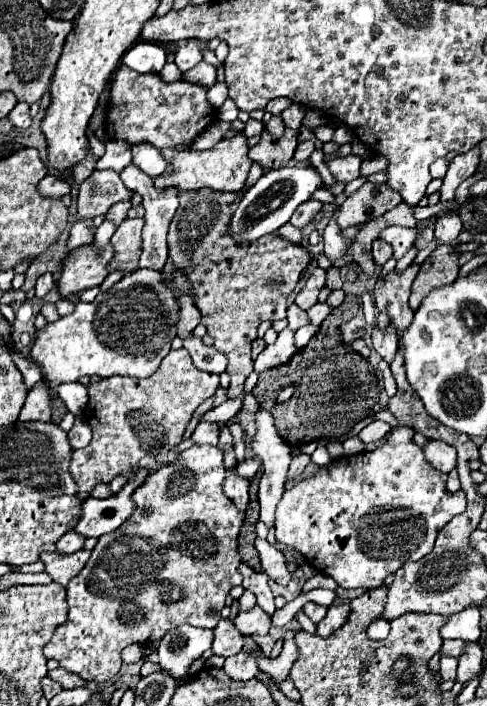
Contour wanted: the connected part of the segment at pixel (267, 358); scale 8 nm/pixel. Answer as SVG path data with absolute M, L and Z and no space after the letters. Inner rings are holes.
M282 330L276 338L274 344L266 346L258 358L254 360L254 372L264 372L264 370L270 370L270 368L276 368L276 366L282 366L286 364L296 352L296 346L294 346L294 332L292 330Z

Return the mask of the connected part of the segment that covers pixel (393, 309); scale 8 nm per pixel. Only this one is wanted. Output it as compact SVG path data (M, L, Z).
M410 264L402 274L396 274L394 270L376 284L374 298L376 298L376 308L380 312L388 312L390 326L396 330L398 338L402 338L402 332L412 324L414 312L408 308L408 296L410 296L410 286L418 274L420 266Z

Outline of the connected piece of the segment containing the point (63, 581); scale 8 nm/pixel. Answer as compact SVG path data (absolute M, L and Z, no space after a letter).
M78 550L74 554L58 554L58 552L44 552L40 554L40 562L44 564L44 572L60 586L66 586L70 578L74 578L84 564L88 562L90 552Z

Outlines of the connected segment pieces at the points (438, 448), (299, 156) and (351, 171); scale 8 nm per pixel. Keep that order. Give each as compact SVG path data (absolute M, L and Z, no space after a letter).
M428 440L422 446L422 452L426 456L426 460L438 468L440 472L450 472L452 468L456 468L456 450L440 440Z
M306 140L306 142L300 142L296 152L294 152L294 158L296 160L308 160L310 154L314 152L314 142L312 140Z
M344 156L344 158L336 158L336 160L330 160L328 162L328 168L334 176L336 182L342 182L342 184L348 184L352 180L356 180L360 176L360 158L358 156Z

